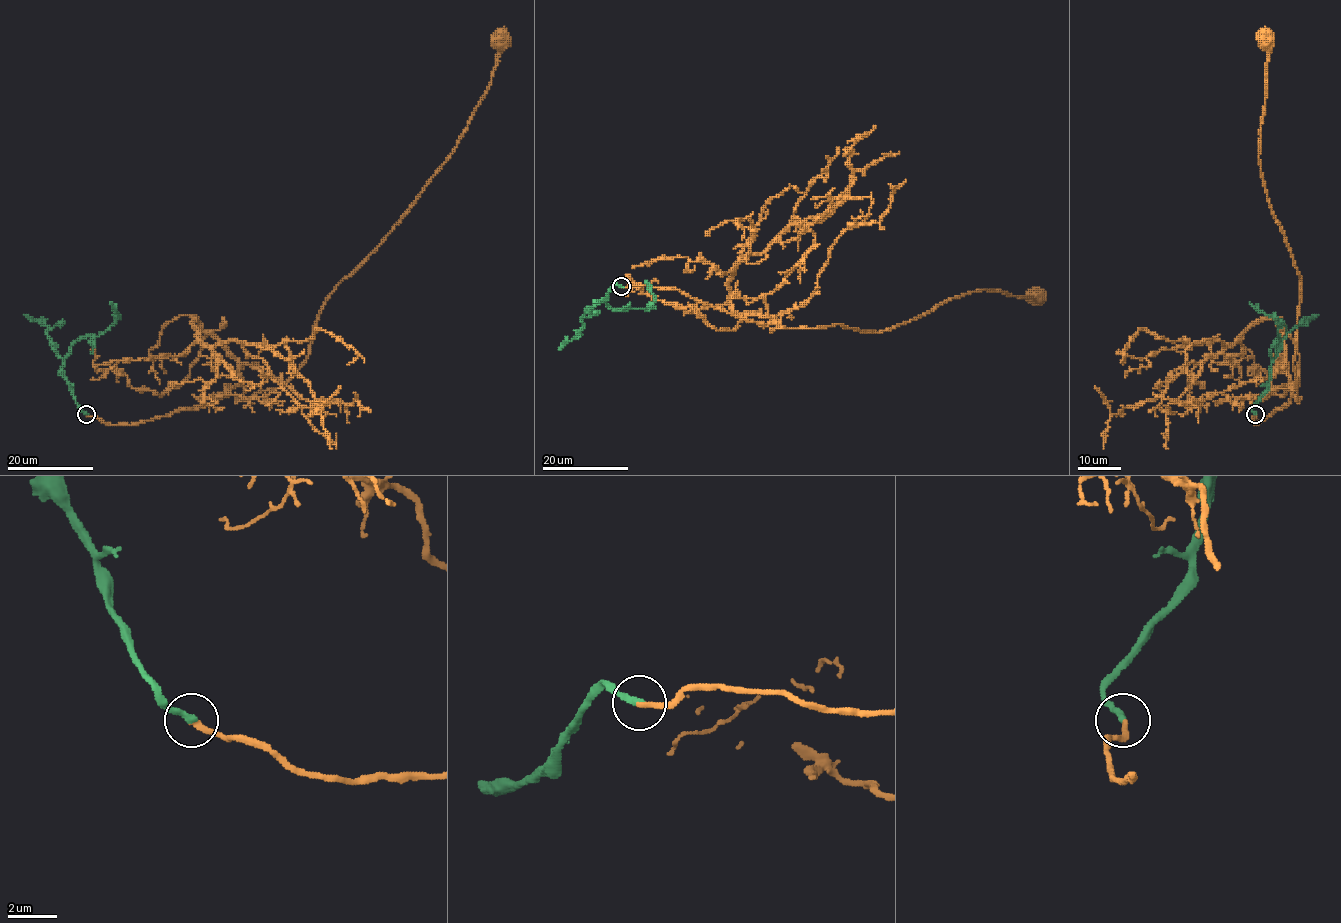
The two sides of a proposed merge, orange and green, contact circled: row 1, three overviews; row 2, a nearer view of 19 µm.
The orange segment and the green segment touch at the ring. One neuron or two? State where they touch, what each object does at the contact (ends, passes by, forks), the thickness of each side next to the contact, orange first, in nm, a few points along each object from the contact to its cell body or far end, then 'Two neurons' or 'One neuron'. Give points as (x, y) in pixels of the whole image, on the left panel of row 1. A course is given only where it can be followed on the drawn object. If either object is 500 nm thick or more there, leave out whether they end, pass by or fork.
Place: (86, 414). At the ring orange ends. At the ring green ends. Thickness 240 nm (orange) against 280 nm. Course of orange: (87, 414), (136, 424), (236, 385), (244, 400), (279, 389), (308, 353), (325, 299), (450, 155), (500, 40). Course of green: (87, 414), (69, 387), (63, 358), (78, 340), (90, 335), (100, 336), (111, 325), (119, 315), (110, 302). One neuron

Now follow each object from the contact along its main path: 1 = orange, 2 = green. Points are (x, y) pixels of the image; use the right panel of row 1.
1: (1255, 414), (1253, 424), (1286, 404), (1291, 385), (1296, 400), (1301, 280), (1272, 213), (1259, 155), (1265, 40)
2: (1255, 414), (1252, 407), (1267, 387), (1272, 369), (1269, 350), (1278, 340), (1279, 325), (1249, 302)

